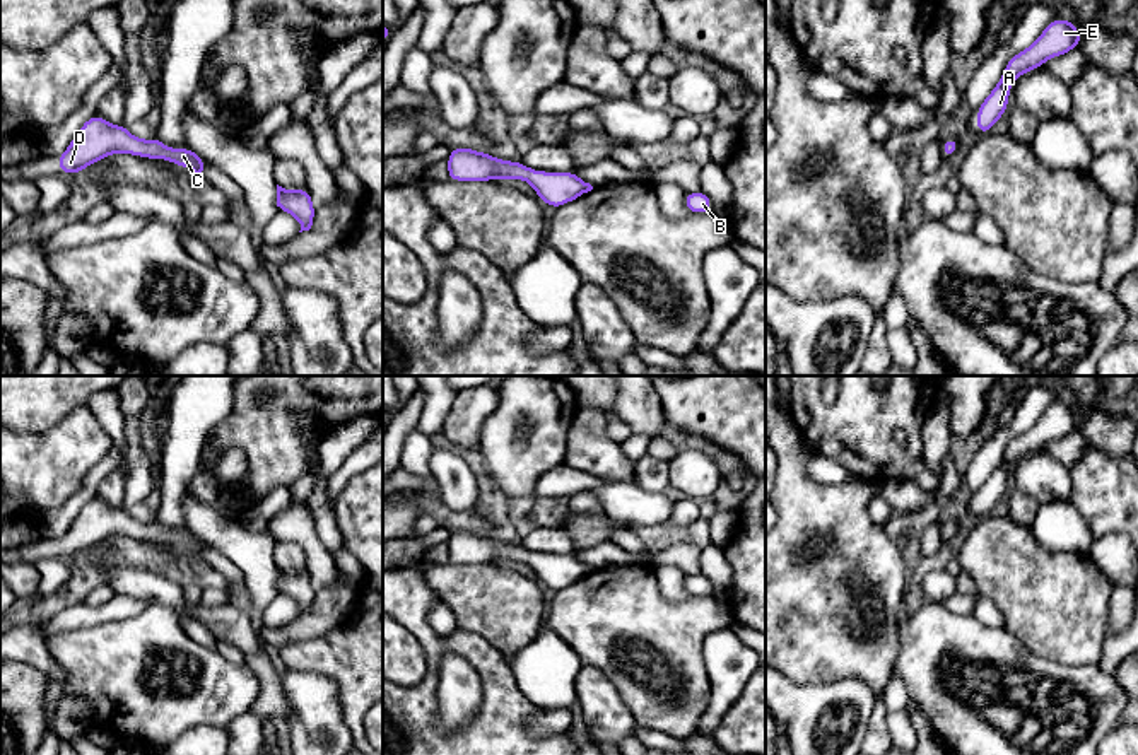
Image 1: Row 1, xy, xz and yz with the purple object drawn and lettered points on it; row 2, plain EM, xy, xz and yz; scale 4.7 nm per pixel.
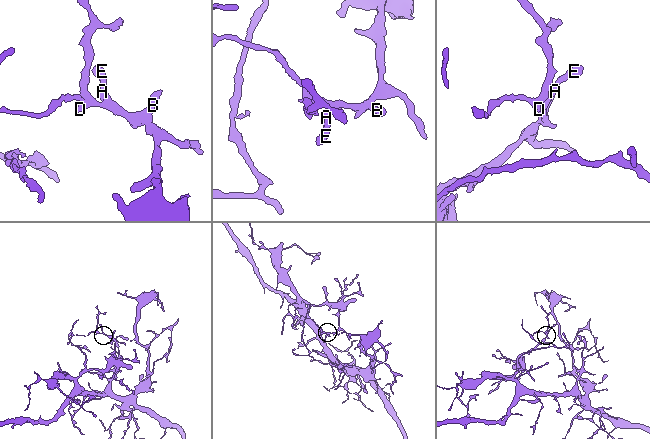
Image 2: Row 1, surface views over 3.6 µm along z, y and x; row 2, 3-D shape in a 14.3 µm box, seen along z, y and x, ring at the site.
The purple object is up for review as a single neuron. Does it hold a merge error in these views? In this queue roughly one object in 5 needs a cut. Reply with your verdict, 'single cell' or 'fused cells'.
single cell

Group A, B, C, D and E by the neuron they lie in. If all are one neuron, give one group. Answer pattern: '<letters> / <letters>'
A B C D E

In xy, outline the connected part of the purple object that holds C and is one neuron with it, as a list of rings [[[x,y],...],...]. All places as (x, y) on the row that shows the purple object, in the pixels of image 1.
[[[94,113],[72,138],[68,149],[55,161],[55,166],[58,166],[63,174],[84,173],[89,164],[111,154],[132,154],[150,161],[162,157],[174,166],[186,166],[198,178],[202,178],[202,171],[208,164],[188,147],[171,149],[157,137],[140,140],[133,137],[126,126],[111,125]]]

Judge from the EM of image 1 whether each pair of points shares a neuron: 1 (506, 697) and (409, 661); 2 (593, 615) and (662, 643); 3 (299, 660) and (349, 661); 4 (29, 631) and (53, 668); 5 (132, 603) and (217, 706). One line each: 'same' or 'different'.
1: different
2: same
3: same
4: same
5: different

